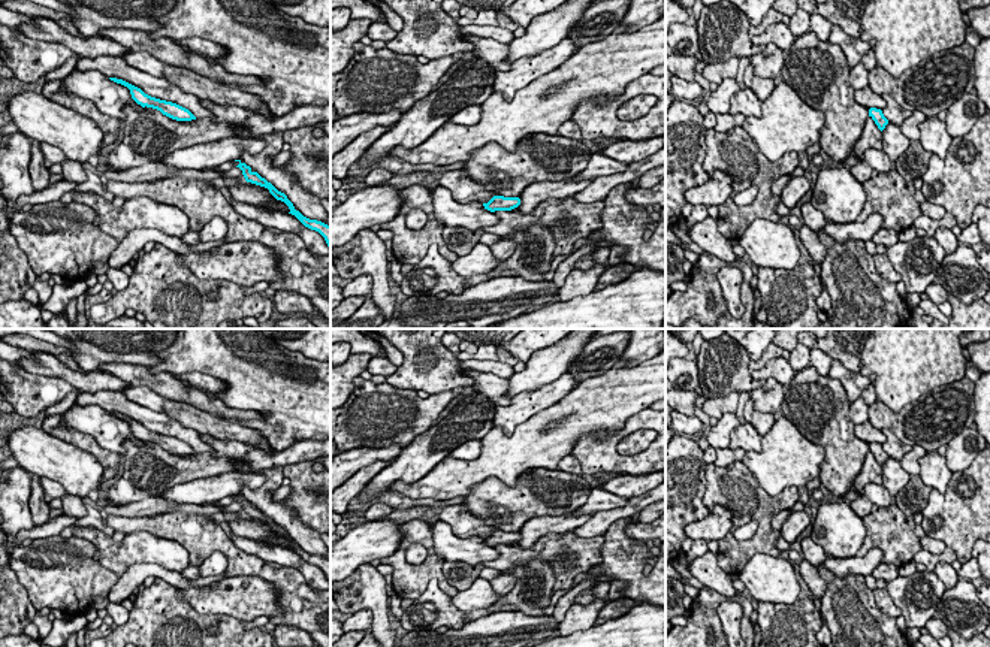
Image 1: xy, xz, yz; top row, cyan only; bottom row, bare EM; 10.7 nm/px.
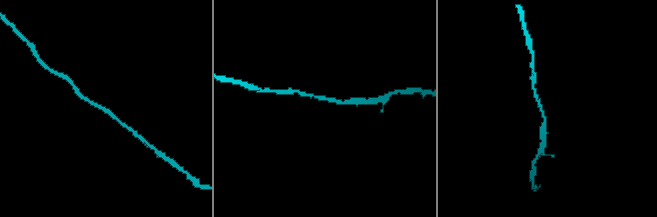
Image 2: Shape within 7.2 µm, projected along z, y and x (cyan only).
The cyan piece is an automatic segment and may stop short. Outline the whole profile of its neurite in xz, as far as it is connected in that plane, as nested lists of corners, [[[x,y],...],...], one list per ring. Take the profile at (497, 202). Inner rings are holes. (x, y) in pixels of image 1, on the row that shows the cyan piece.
[[[494,196],[488,203],[483,203],[485,209],[495,211],[511,211],[520,205],[519,197]]]

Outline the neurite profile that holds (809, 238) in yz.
[[[800,224],[799,230],[800,230],[802,244],[805,245],[805,248],[811,254],[812,263],[821,264],[825,254],[827,254],[827,248],[820,241],[818,232],[814,232],[806,224]]]

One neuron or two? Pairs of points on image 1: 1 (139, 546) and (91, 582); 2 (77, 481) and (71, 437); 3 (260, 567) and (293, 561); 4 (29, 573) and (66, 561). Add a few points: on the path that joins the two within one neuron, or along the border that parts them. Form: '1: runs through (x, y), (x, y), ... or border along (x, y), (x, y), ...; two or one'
1: border along (88, 540), (94, 547), (94, 558), (120, 576); two
2: border along (41, 429), (88, 452), (102, 465); two
3: border along (235, 544), (265, 562); two
4: runs through (38, 570), (57, 570); one

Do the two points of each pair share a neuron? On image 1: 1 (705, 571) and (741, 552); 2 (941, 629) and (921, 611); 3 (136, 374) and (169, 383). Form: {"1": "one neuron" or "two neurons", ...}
{"1": "two neurons", "2": "two neurons", "3": "one neuron"}

